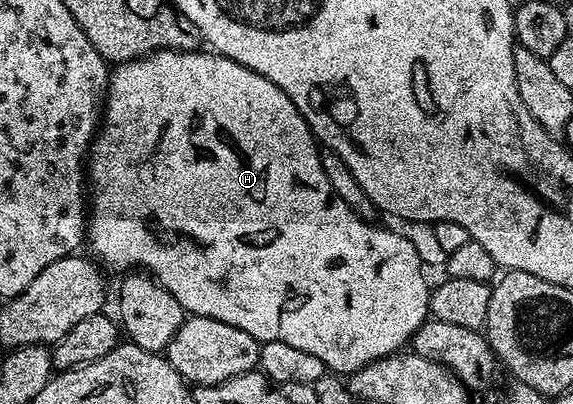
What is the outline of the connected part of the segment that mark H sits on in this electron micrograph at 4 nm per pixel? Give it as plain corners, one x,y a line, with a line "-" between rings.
204,49
195,50
157,50
154,54
146,54
143,58
136,58
130,62
122,62
112,67
109,76
109,89
105,91
105,101
103,103
103,121
100,123
99,129
93,139
93,145
87,155
87,250
94,259
106,271
121,270
120,272
141,271
163,284
163,288
167,288
167,292
171,292
171,296
175,296
175,300
179,300
179,304
185,309
186,315
194,318
210,318
211,320
223,320
223,324
231,324
231,328
239,328
243,332
247,332
247,336
251,336
255,341
262,342
282,342
283,344
291,344
295,348
300,348
303,352
311,352
311,356
319,356
319,360
323,360
326,371
342,376
354,374
359,368
363,368
372,362
378,362
380,358
386,358
389,354
396,354
402,349
404,344
412,343
413,334
426,322
430,317
429,313
429,296
431,293
431,282
425,279
426,271
423,269
422,262
415,247
411,244
411,240
406,238
404,233
396,234
393,230
384,230
381,226
372,226
369,220
362,215
357,214
345,201
335,192
335,188
331,188
331,180
327,180
327,172
323,172
323,164
321,163
322,151
319,149
319,143
313,136
313,129
307,124
307,120
299,112
299,108
295,108
295,104
291,104
291,100
287,96
287,92
283,92
283,88
279,88
275,84
271,84
271,80
267,80
263,76
259,76
259,72
251,72
251,68
247,68
243,64
239,64
230,58
224,58
222,54
216,52
208,52
204,54

